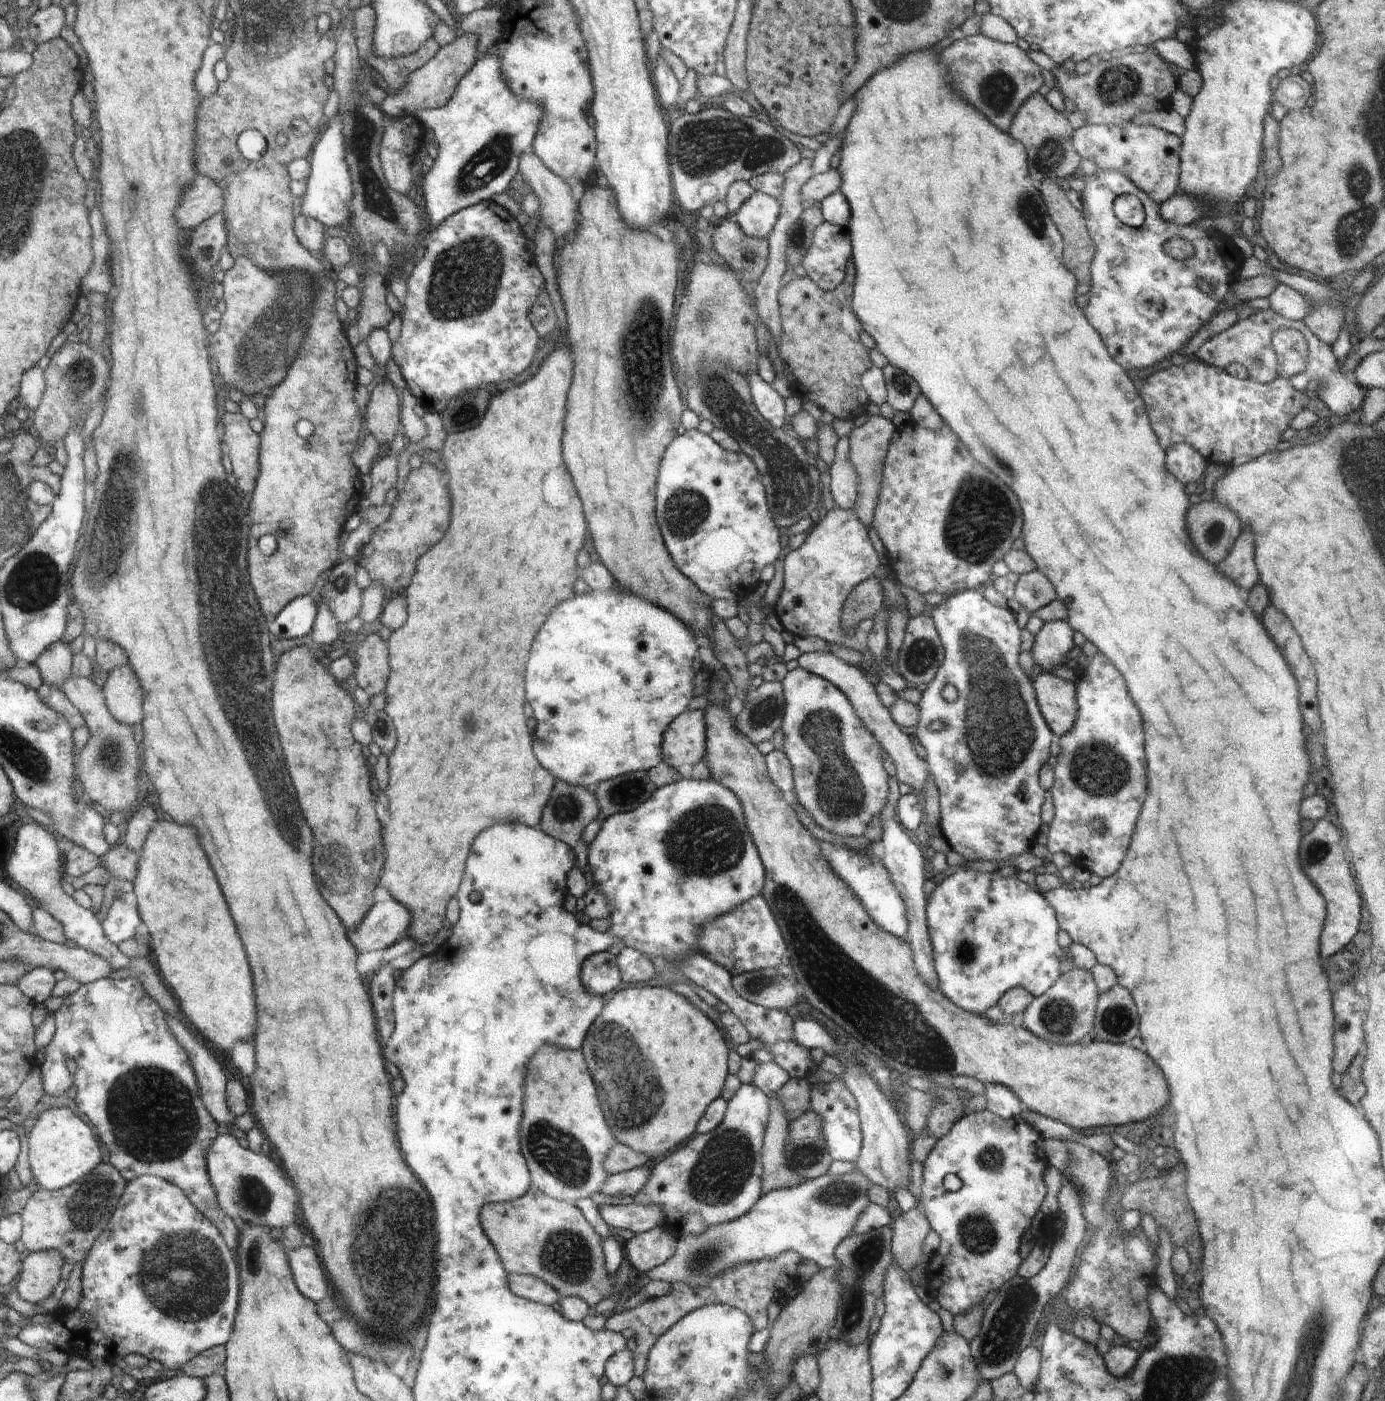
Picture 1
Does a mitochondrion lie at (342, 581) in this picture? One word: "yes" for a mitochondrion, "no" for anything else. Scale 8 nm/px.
yes

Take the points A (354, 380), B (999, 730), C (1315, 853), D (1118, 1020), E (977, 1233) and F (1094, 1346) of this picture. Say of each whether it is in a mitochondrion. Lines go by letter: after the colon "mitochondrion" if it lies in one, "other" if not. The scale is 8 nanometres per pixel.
A: other
B: mitochondrion
C: mitochondrion
D: mitochondrion
E: mitochondrion
F: other

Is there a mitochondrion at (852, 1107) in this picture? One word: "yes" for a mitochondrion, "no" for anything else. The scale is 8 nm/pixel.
no

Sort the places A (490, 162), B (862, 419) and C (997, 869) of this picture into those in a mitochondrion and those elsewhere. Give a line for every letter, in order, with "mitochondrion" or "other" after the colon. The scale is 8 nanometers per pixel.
A: mitochondrion
B: other
C: other

